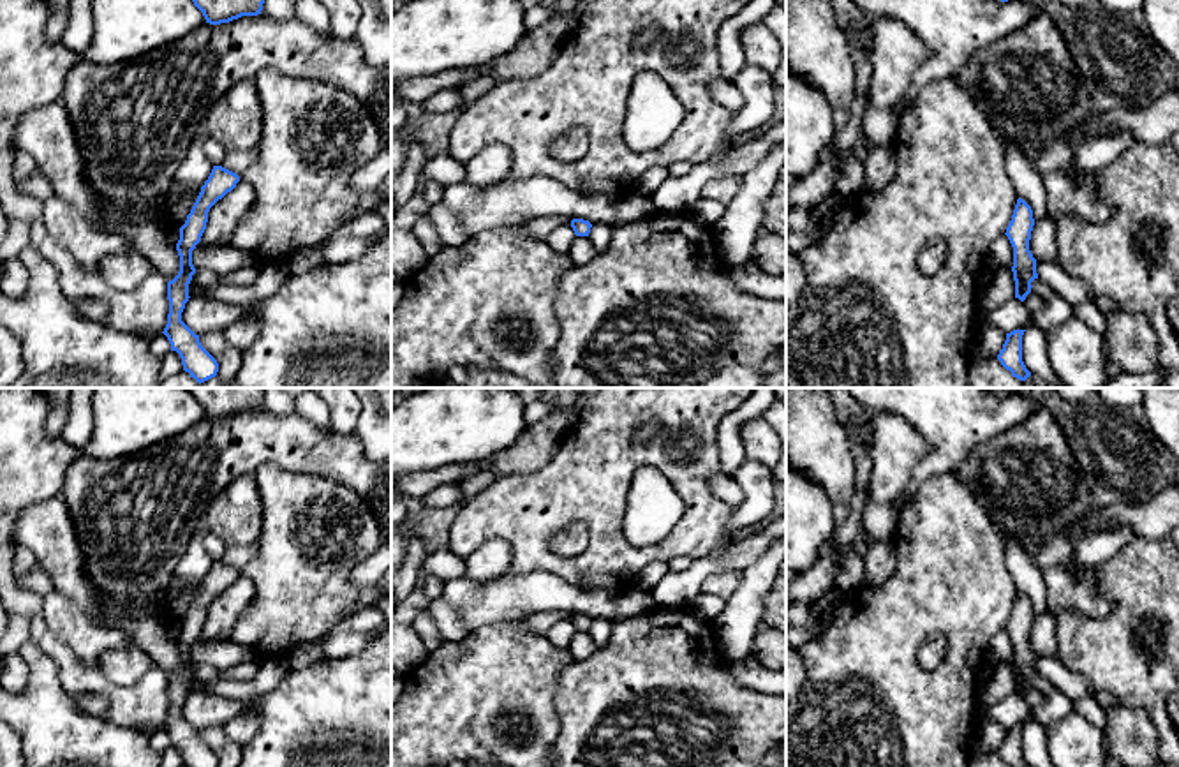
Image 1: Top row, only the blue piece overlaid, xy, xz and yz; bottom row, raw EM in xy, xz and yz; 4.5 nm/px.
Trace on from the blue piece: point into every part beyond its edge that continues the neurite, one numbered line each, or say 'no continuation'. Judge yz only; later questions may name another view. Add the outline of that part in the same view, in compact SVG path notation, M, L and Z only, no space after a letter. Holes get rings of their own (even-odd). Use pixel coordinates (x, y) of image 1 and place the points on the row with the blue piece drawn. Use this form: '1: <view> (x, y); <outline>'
no continuation

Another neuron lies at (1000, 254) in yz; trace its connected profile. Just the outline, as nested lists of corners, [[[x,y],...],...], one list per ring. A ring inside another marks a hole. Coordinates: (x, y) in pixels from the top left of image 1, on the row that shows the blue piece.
[[[1006,235],[992,242],[985,256],[985,266],[994,273],[1013,266],[1013,247]]]

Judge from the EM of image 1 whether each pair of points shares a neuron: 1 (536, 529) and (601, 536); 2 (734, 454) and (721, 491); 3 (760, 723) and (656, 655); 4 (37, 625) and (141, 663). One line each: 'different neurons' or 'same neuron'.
1: same neuron
2: different neurons
3: same neuron
4: different neurons

